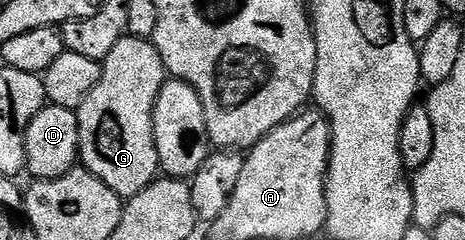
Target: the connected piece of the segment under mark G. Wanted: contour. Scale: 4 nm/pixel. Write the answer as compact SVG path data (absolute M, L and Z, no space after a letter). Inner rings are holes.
M124 36L101 64L101 77L76 109L79 122L79 160L90 174L101 179L119 197L128 198L143 191L161 172L155 150L153 111L167 73L152 39Z

